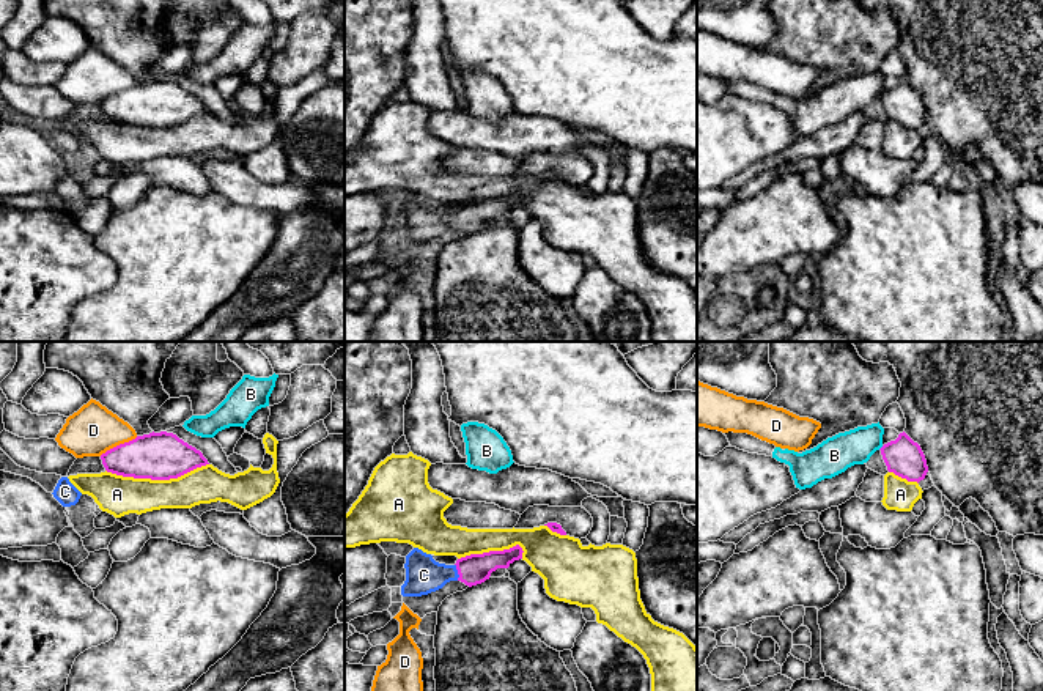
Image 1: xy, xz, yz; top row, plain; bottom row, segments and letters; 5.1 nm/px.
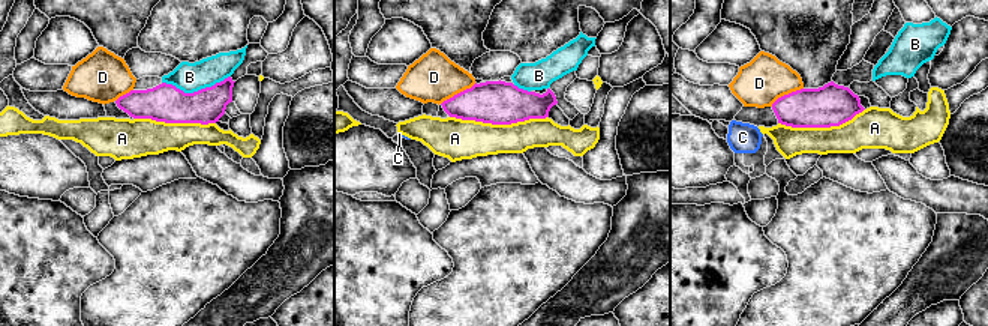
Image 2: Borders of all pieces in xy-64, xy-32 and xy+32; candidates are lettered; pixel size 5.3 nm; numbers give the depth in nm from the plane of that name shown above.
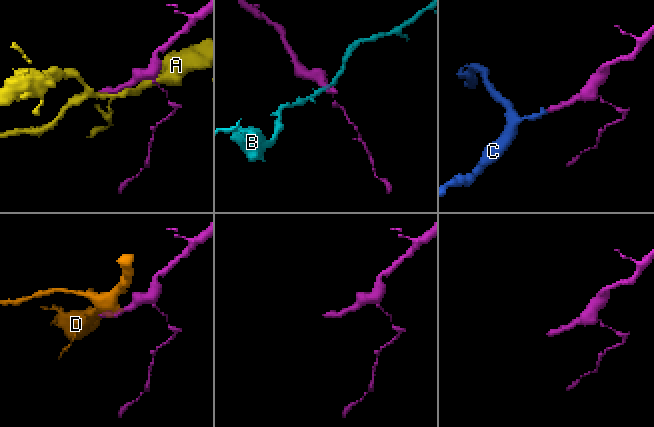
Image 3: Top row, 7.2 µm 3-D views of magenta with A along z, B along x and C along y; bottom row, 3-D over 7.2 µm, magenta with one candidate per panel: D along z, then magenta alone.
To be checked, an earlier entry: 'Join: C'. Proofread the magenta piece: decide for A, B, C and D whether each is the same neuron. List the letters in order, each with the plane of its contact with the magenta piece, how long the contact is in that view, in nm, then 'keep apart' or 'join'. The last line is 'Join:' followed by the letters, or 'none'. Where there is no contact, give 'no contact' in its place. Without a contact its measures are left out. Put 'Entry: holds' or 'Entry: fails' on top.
Entry: holds
A: meets magenta in xy; contact 550 nm long; keep apart
B: meets magenta in yz; contact 40 nm long; keep apart
C: meets magenta in xz; contact 90 nm long; join
D: meets magenta in xy; contact 220 nm long; keep apart
Join: C

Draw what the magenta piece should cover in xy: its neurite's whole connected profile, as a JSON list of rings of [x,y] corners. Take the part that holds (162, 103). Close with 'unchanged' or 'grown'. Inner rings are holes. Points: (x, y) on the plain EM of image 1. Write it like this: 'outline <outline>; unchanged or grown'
outline [[[167,79],[137,83],[107,98],[101,107],[107,120],[151,127],[178,126],[209,112],[200,98]]]; unchanged

